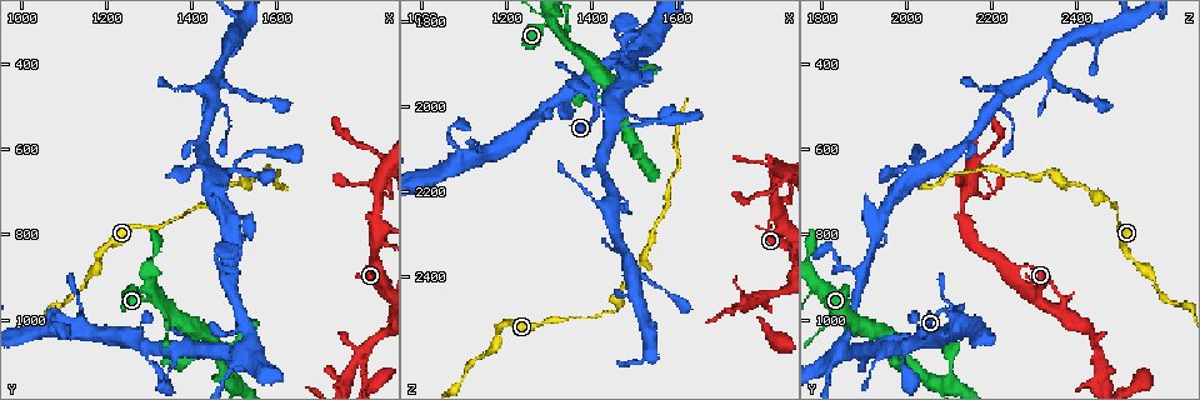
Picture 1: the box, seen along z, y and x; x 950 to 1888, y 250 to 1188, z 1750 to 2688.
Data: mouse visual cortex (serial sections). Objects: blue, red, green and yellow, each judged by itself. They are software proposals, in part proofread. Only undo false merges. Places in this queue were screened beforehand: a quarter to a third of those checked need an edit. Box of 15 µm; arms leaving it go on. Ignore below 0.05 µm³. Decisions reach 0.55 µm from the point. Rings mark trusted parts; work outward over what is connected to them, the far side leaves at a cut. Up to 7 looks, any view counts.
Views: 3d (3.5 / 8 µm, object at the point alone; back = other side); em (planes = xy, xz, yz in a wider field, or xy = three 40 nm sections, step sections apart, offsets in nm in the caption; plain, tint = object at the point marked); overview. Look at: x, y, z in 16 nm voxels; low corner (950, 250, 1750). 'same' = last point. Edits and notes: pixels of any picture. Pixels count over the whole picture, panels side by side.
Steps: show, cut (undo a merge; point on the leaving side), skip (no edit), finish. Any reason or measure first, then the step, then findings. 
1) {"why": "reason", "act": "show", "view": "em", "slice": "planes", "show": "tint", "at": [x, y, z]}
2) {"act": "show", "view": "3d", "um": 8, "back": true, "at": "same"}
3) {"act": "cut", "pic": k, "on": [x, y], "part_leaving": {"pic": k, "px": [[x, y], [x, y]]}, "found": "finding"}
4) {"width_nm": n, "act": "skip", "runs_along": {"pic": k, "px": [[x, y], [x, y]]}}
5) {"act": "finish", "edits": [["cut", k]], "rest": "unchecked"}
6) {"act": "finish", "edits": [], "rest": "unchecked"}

{"why": "sudden change in width", "act": "show", "view": "3d", "um": 8, "at": [1485, 1115, 1820]}

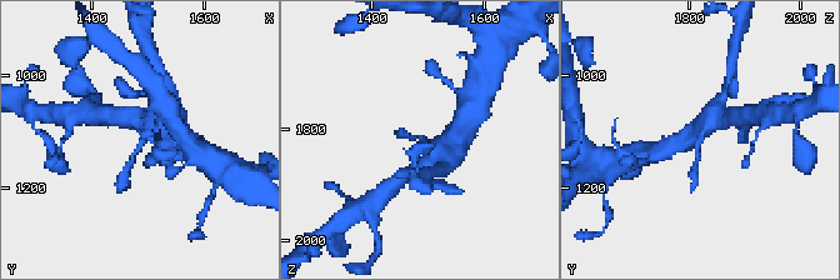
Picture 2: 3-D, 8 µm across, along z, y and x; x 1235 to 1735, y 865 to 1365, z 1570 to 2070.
{"why": "now the EM", "act": "show", "view": "em", "slice": "xy", "step": 2, "show": "tint", "at": [1485, 1120, 1815]}

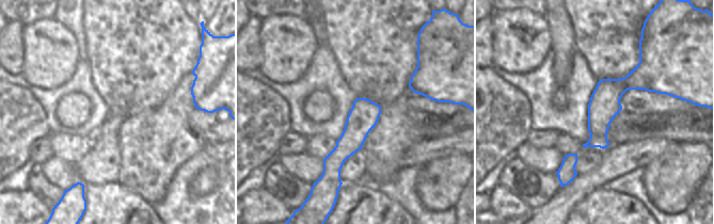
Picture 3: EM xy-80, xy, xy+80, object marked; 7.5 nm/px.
{"act": "skip", "runs_along": {"pic": 2, "px": [[155, 118], [125, 171]]}, "found": "continuous, no second cell"}

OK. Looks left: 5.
{"why": "four or more arms meet", "act": "show", "view": "3d", "um": 3.5, "at": [1830, 795, 2145]}

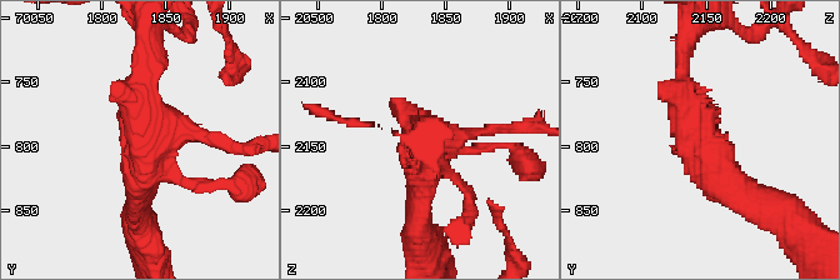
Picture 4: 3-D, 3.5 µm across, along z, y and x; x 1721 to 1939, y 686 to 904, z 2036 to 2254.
{"act": "show", "view": "em", "slice": "xy", "step": 2, "show": "tint", "at": [1834, 794, 2142]}

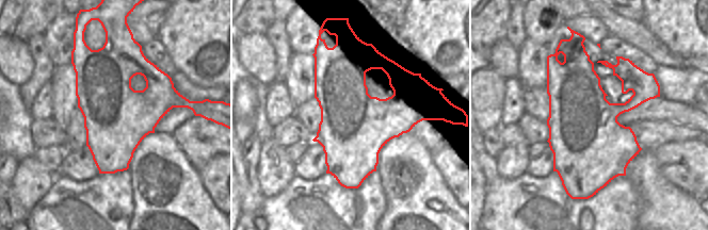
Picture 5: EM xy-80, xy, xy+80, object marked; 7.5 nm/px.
{"act": "skip", "runs_along": {"pic": 4, "px": [[749, 196], [695, 146], [681, 58]]}, "found": "all the same cell"}

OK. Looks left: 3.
{"why": "sudden change in width", "act": "show", "view": "3d", "um": 8, "back": true, "at": [1475, 505, 2225]}

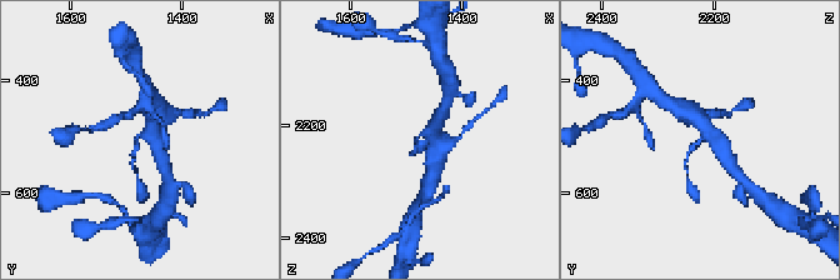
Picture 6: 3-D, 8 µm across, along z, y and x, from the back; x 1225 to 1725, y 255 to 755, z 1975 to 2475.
{"act": "show", "view": "3d", "um": 3.5, "at": [1485, 505, 2220]}

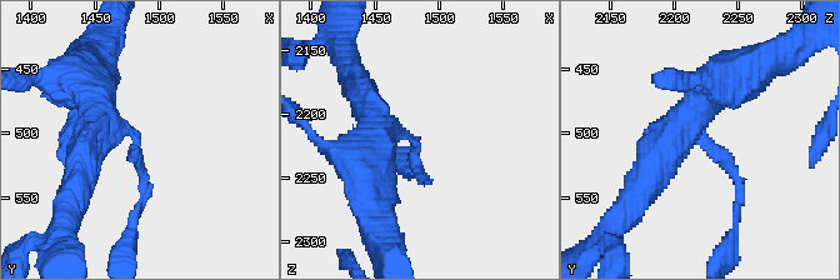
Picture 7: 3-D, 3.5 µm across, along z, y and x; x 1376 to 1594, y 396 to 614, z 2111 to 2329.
{"arm_widths_nm": [150, 400], "act": "show", "view": "em", "slice": "xy", "step": 3, "show": "tint", "at": [1482, 502, 2222]}

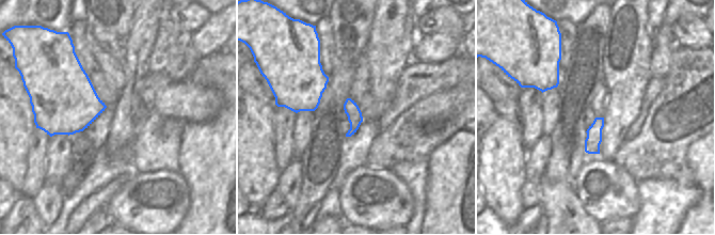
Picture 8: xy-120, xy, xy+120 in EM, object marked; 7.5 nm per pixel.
{"act": "skip", "found": "one cell here"}

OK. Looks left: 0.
{"act": "finish", "edits": [], "rest": "unchecked"}

